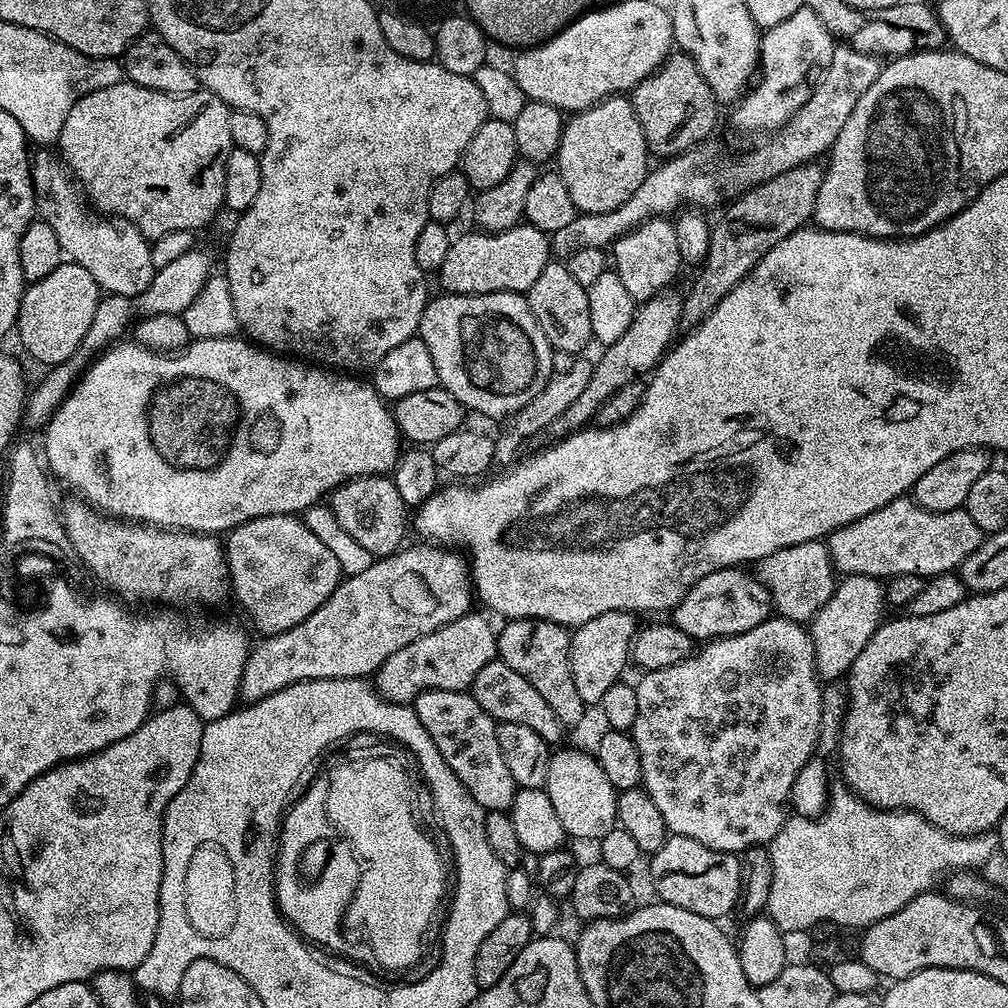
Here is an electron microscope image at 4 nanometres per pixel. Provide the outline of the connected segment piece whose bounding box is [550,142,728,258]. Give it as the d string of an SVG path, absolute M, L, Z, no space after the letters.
M705 142L682 153L681 156L665 159L661 164L664 164L661 168L653 167L649 171L642 186L638 186L638 190L634 190L634 194L630 194L630 198L626 198L622 206L606 214L590 214L589 212L578 214L574 222L570 222L570 226L551 233L551 251L555 255L556 252L560 255L557 257L567 258L578 250L607 249L616 243L618 237L632 232L639 224L644 224L647 220L671 217L685 206L699 206L704 209L719 202L720 191L724 188L724 171L728 168L728 160L712 145L712 142Z

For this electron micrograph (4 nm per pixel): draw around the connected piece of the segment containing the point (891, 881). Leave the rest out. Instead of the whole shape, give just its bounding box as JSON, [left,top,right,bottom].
[766,784,998,933]

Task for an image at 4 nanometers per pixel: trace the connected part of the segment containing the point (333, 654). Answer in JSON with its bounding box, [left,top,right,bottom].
[239,542,474,702]

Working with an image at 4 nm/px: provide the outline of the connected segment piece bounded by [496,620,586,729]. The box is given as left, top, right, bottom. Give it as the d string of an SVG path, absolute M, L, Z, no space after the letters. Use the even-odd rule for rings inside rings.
M510 620L503 626L505 628L501 627L496 633L499 659L504 660L510 670L518 670L518 674L542 694L565 729L578 727L584 720L586 705L574 687L574 674L570 670L569 629L545 620Z

